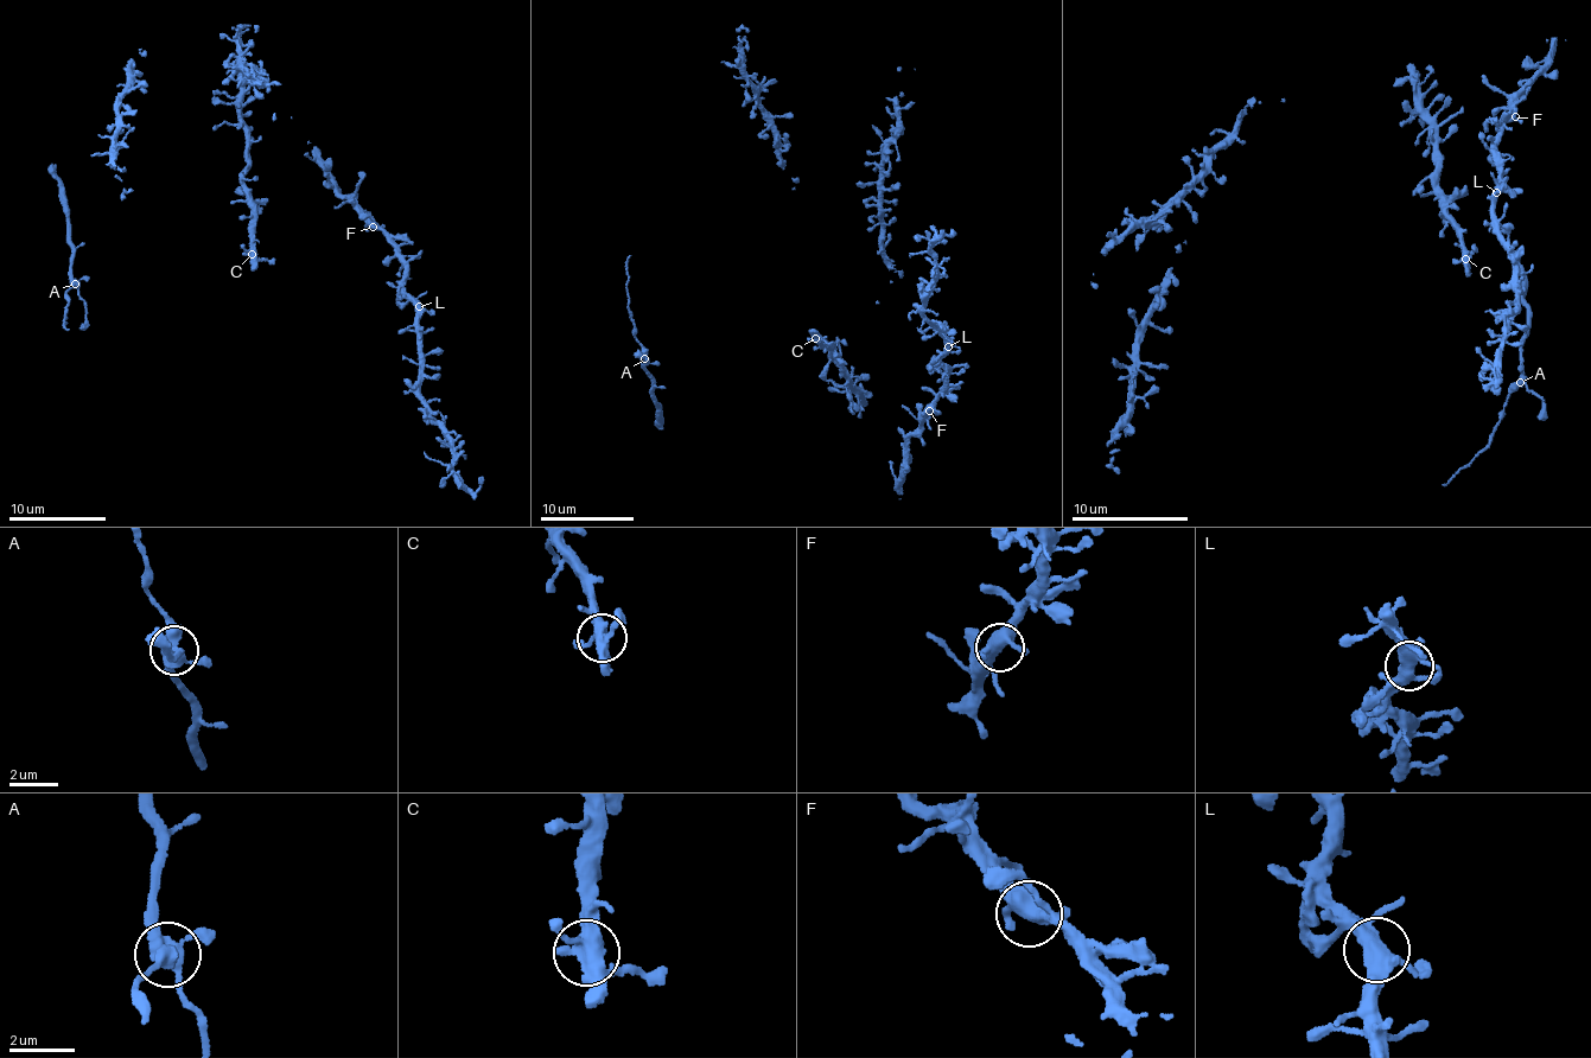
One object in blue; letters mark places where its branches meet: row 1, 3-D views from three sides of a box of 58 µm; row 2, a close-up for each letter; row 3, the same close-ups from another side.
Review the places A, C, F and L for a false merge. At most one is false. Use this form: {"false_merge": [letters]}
{"false_merge": ["A"]}

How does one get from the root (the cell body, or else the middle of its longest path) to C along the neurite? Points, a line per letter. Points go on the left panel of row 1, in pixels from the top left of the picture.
C: (246, 127), (247, 171), (243, 176), (243, 185), (249, 199), (252, 254)

